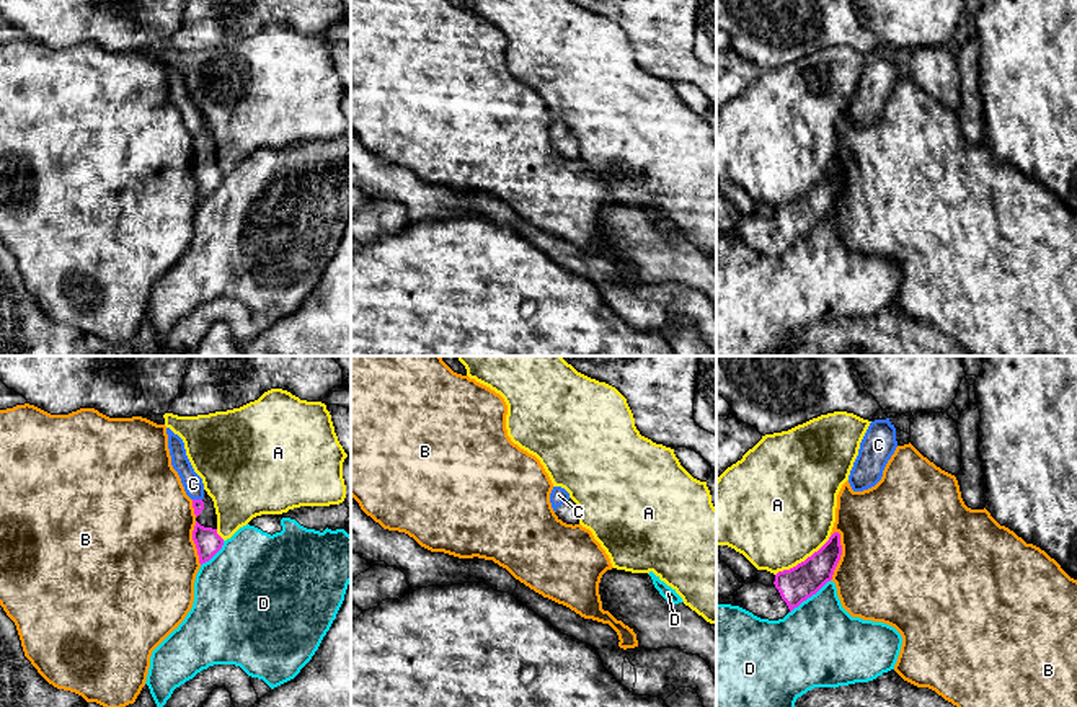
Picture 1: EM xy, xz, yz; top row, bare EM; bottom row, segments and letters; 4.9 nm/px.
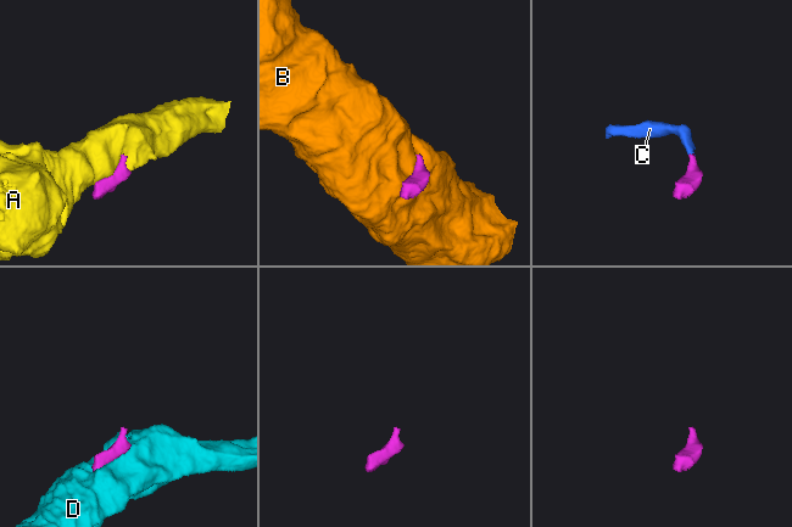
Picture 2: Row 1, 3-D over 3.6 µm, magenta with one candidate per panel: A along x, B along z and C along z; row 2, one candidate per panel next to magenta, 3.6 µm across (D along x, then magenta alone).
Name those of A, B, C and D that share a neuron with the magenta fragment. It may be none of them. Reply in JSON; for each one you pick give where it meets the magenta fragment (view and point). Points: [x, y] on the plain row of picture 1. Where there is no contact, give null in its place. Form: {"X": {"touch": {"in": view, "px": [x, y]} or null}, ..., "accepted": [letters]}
{"C": {"touch": {"in": "xy", "px": [198, 134]}}, "accepted": ["C"]}

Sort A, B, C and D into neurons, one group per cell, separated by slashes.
A / B / C / D

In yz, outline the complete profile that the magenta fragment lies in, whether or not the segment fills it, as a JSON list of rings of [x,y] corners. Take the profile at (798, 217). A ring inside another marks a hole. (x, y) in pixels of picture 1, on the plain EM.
[[[834,167],[804,196],[790,204],[778,206],[772,220],[757,216],[744,219],[738,224],[736,238],[760,253],[783,253],[832,214],[840,189],[840,168]]]

